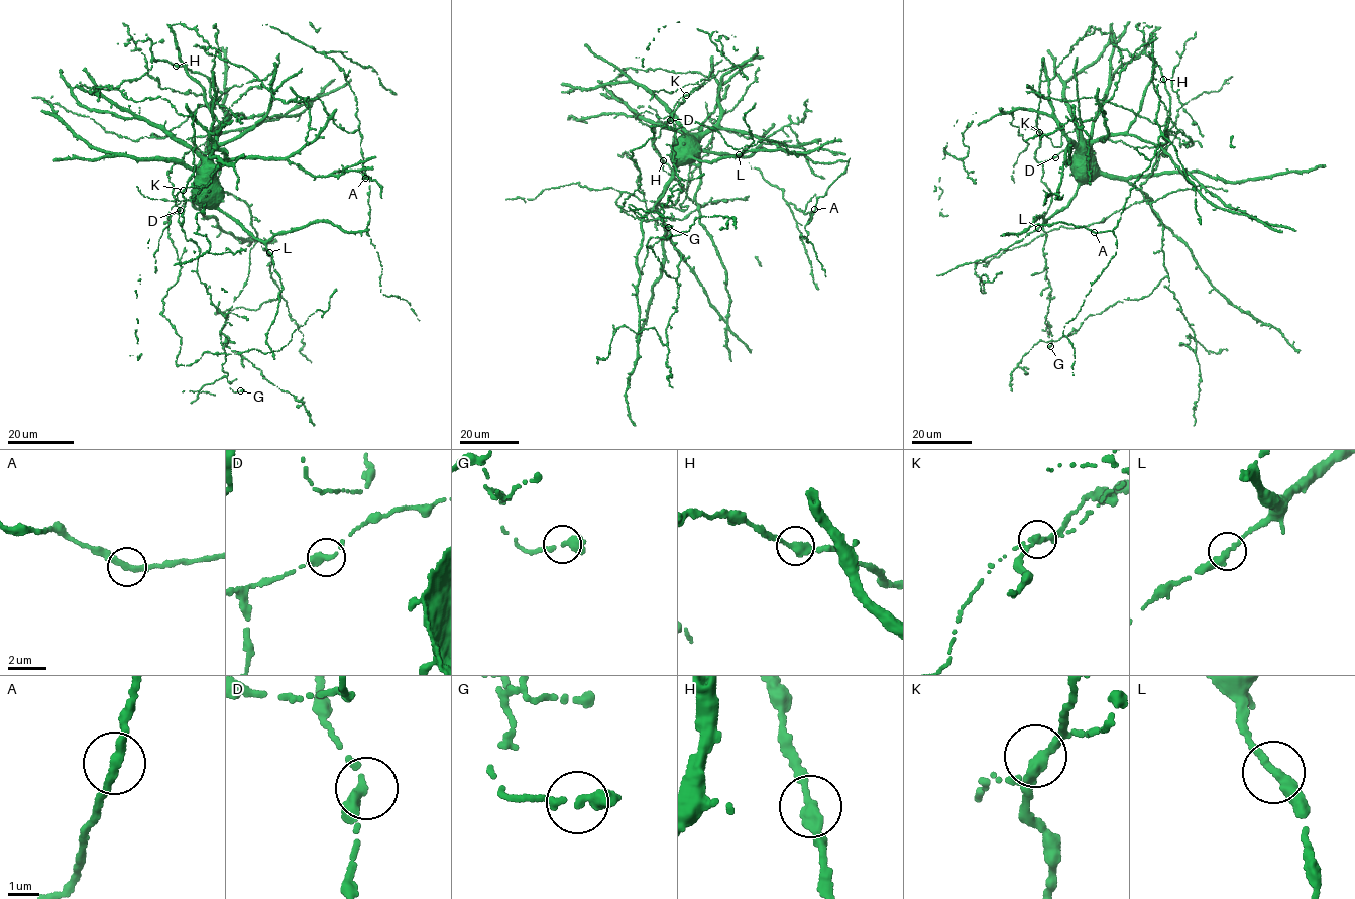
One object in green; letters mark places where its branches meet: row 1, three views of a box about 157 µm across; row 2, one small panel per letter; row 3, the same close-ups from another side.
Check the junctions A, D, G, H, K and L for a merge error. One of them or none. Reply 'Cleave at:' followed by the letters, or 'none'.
Cleave at: K

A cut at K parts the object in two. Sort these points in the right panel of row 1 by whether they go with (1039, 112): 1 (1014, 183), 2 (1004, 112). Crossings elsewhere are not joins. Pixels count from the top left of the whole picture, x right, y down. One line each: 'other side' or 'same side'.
1: other side
2: same side

